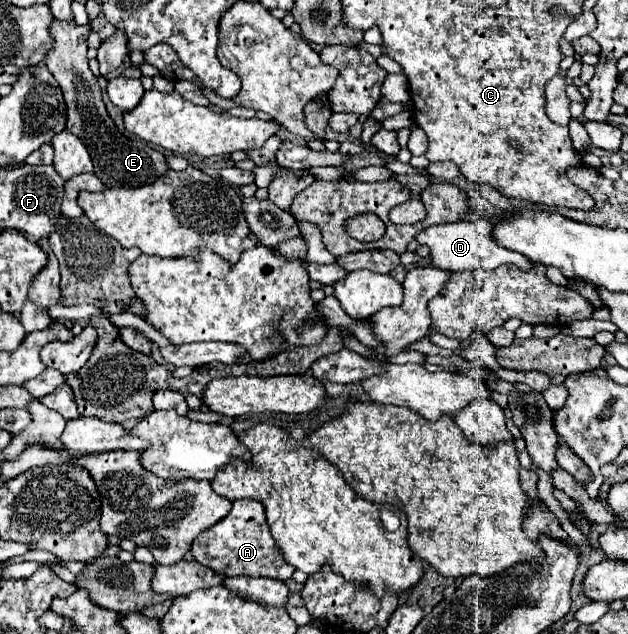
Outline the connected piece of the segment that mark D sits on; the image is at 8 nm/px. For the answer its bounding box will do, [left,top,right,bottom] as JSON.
[415,218,533,272]

